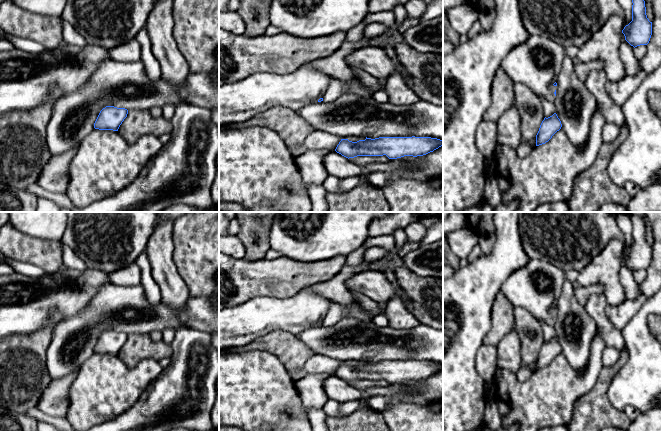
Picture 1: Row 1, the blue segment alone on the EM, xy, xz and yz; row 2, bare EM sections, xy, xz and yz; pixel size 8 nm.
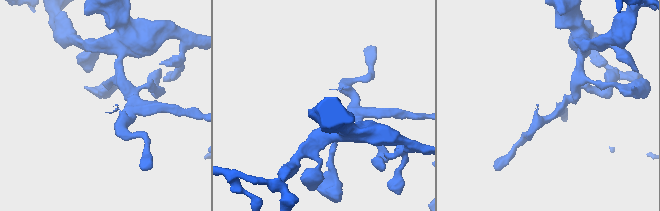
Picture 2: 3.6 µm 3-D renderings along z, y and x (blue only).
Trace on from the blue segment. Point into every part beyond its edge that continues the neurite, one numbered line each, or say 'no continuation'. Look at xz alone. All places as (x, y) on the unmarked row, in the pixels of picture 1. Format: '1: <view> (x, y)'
1: xz (240, 325)

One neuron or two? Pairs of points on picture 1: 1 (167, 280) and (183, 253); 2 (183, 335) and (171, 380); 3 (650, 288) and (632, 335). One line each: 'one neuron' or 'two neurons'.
1: two neurons
2: one neuron
3: two neurons

